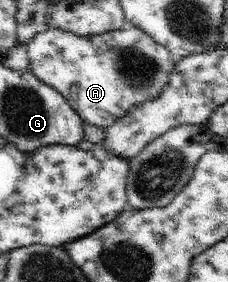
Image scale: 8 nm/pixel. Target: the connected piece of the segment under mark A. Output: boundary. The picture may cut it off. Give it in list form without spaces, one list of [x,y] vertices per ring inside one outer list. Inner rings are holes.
[[[132,25],[92,36],[48,29],[33,36],[25,45],[29,69],[36,78],[60,92],[84,123],[101,129],[116,122],[135,104],[155,99],[165,87],[177,60],[168,48]]]

